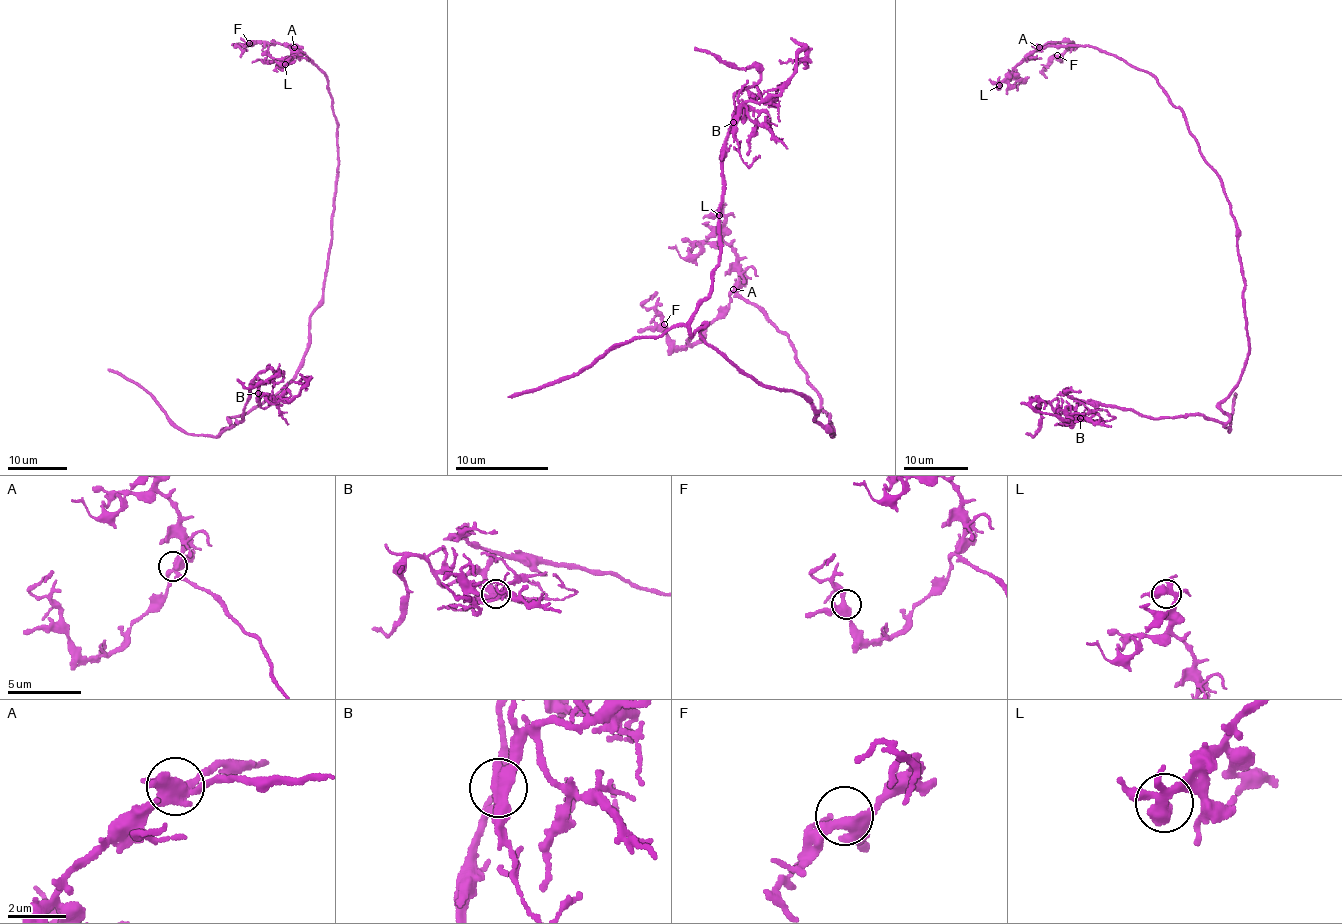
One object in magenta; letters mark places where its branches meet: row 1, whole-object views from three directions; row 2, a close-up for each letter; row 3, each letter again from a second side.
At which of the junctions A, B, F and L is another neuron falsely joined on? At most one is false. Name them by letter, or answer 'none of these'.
none of these

